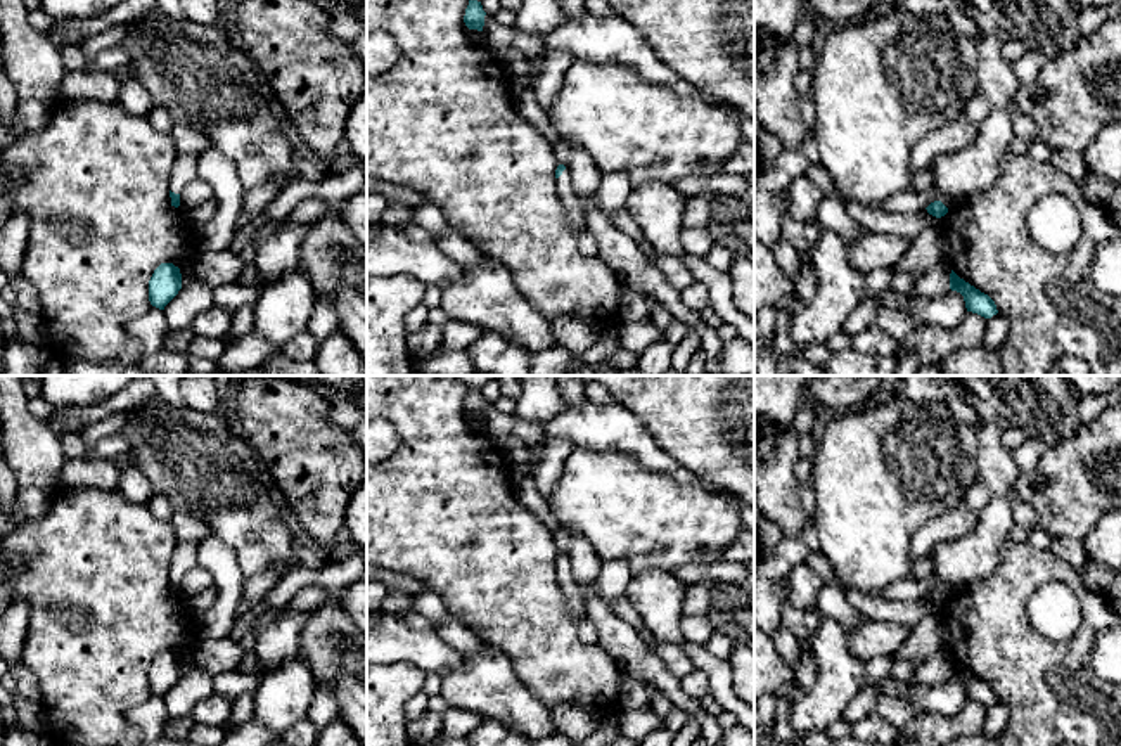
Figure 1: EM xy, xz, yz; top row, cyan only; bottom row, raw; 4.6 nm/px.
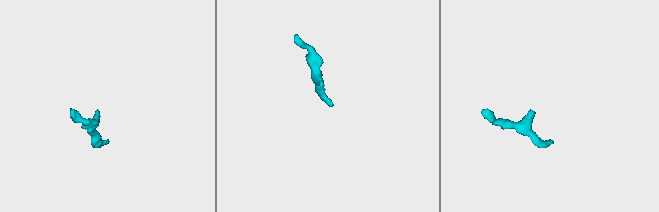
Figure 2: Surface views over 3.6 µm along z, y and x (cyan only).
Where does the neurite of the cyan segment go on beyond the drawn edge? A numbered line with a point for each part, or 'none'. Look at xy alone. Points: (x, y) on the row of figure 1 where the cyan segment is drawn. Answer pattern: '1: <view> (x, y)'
1: xy (184, 170)

